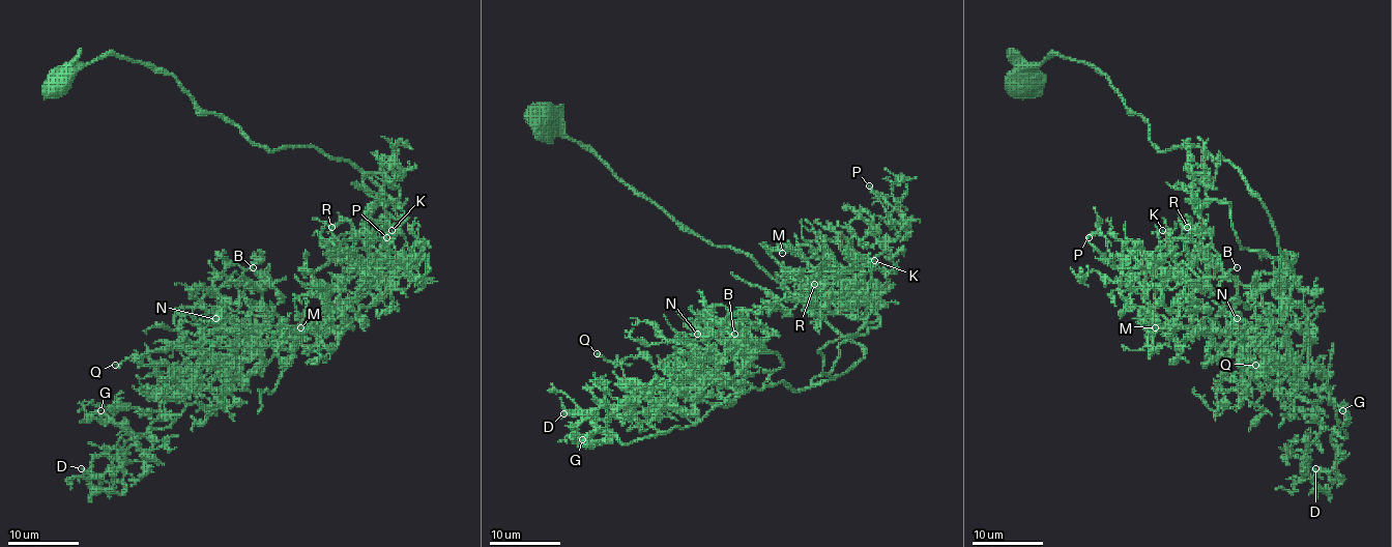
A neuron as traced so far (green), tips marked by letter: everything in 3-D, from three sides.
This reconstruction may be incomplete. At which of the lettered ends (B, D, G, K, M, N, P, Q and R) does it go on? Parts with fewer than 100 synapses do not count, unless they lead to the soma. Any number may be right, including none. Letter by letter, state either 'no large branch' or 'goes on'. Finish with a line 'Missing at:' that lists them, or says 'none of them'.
B: no large branch
D: no large branch
G: no large branch
K: no large branch
M: no large branch
N: no large branch
P: no large branch
Q: no large branch
R: no large branch
Missing at: none of them

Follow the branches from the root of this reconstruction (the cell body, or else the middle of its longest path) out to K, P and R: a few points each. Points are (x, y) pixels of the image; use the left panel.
K: (61, 80), (153, 64), (270, 150), (356, 165), (381, 200), (342, 308), (388, 278), (367, 267), (392, 230)
P: (61, 80), (108, 55), (153, 64), (270, 150), (356, 165), (381, 200), (342, 308), (414, 267), (386, 237)
R: (61, 80), (153, 64), (270, 150), (356, 165), (381, 200), (344, 308), (388, 276), (331, 227)

